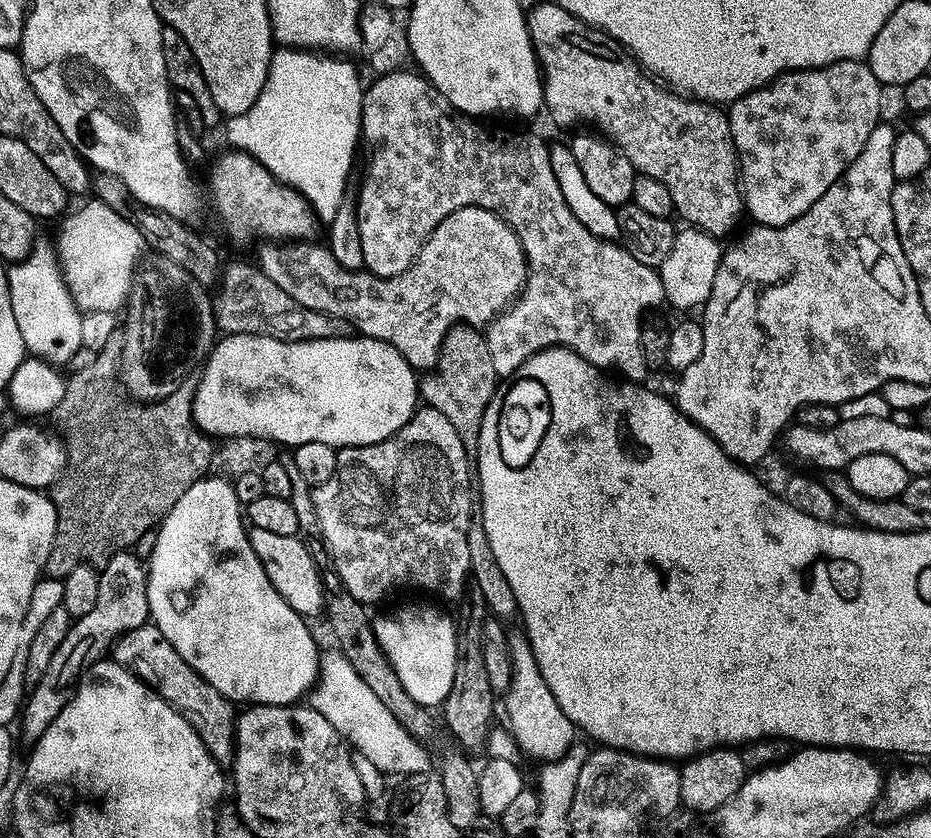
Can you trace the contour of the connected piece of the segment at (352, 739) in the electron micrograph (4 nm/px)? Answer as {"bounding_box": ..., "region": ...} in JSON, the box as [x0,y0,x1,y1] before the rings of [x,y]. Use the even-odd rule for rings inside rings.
{"bounding_box":[310,650,429,778],"region":[[[339,650],[331,651],[325,651],[320,661],[320,679],[317,680],[316,687],[310,696],[311,707],[316,708],[318,714],[322,714],[322,718],[326,718],[326,722],[330,722],[330,726],[334,726],[334,730],[338,730],[341,738],[351,745],[359,755],[374,762],[374,766],[378,766],[380,772],[385,774],[405,772],[406,775],[412,776],[408,778],[416,778],[427,773],[429,771],[428,752],[424,749],[425,745],[416,737],[411,736],[402,726],[402,722],[398,722],[398,718],[394,718],[394,714],[390,710],[386,710],[386,702],[382,702],[382,698],[378,698],[378,694],[374,694],[374,690],[370,690],[370,686],[358,675],[358,670],[354,670],[354,666],[350,666],[344,653]]]}

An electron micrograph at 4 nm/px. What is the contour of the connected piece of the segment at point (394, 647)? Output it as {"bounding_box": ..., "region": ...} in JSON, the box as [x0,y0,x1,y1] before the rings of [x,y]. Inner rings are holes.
{"bounding_box":[375,608,458,709],"region":[[[404,608],[397,616],[384,616],[375,621],[376,637],[390,658],[390,666],[398,674],[398,682],[406,688],[406,694],[414,698],[424,708],[439,709],[447,702],[448,695],[453,689],[455,667],[458,661],[458,632],[457,621],[436,608]]]}

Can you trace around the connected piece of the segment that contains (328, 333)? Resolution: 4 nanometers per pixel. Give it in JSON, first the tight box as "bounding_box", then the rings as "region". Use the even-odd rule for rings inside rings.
{"bounding_box":[214,263,357,344],"region":[[[255,263],[232,264],[223,269],[222,279],[214,292],[214,315],[221,333],[230,336],[265,336],[287,344],[350,340],[357,335],[356,328],[350,326],[350,322],[342,322],[342,318],[318,314],[318,310],[298,306],[298,302],[294,302],[294,298],[290,298],[290,294],[286,294],[286,290],[279,288],[275,282],[270,282],[270,278],[266,278],[266,274]]]}

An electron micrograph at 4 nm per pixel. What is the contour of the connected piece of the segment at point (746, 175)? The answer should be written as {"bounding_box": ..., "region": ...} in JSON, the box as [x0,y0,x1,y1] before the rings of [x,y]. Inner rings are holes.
{"bounding_box":[727,60,885,228],"region":[[[844,60],[841,64],[831,64],[825,68],[810,68],[803,72],[788,72],[785,76],[779,76],[773,84],[767,84],[756,92],[751,92],[746,98],[742,98],[737,104],[731,105],[727,113],[728,121],[732,127],[732,137],[736,143],[736,155],[740,161],[740,178],[744,190],[744,206],[749,217],[756,219],[755,223],[762,228],[781,228],[810,211],[818,201],[844,176],[844,171],[850,167],[862,154],[866,142],[870,142],[870,134],[882,123],[880,116],[884,112],[885,89],[874,78],[874,74],[868,69],[867,63],[859,60]]]}

